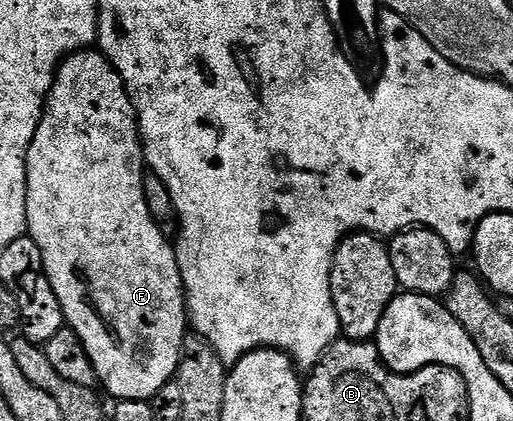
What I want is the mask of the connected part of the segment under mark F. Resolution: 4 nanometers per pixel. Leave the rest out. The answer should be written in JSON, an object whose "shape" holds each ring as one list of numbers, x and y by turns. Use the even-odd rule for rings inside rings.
{"shape":[[98,51,71,53,54,75,54,86,46,96,46,108,36,127,36,135,28,147,26,156,26,228,28,236,40,247,42,266,46,272,48,283,52,283,52,291,56,291,56,299,60,299,62,316,65,324,76,335,80,335,80,343,84,343,84,351,88,351,88,359,92,359,94,370,98,376,98,385,106,388,114,396,115,402,136,399,150,401,165,385,175,380,178,365,182,362,182,344,188,336,188,318,186,316,186,294,182,291,180,267,175,246,156,227,152,215,148,215,148,203,144,199,144,158,142,155,142,139,138,135,138,114,134,112,134,104,122,82,122,76,111,67,110,62]]}

